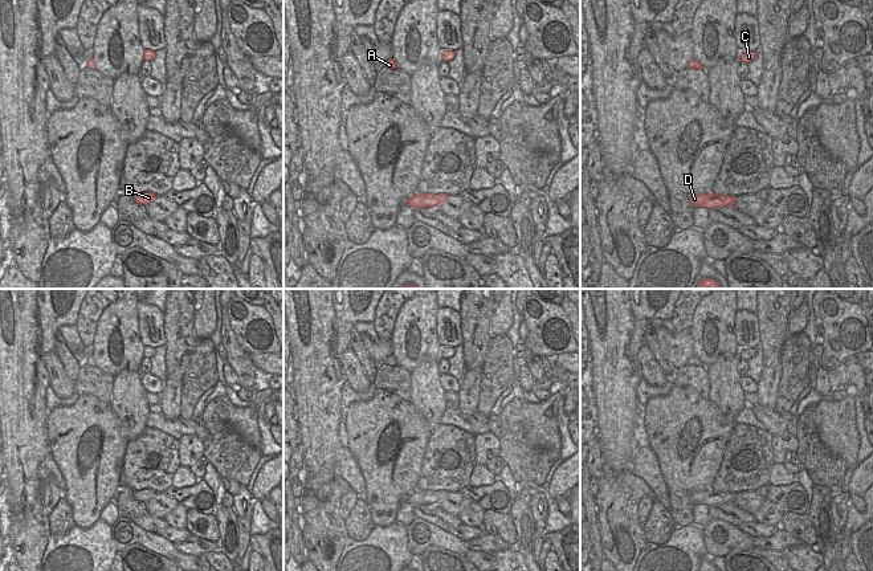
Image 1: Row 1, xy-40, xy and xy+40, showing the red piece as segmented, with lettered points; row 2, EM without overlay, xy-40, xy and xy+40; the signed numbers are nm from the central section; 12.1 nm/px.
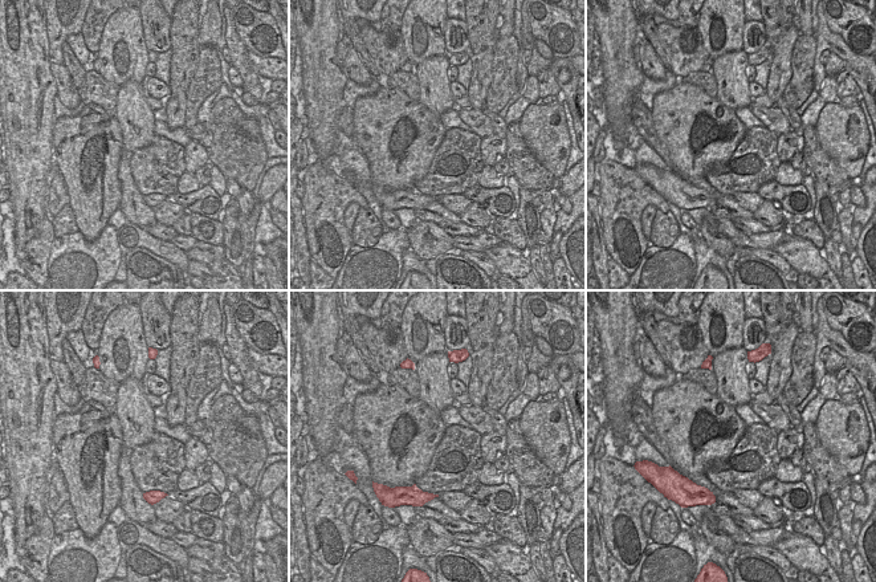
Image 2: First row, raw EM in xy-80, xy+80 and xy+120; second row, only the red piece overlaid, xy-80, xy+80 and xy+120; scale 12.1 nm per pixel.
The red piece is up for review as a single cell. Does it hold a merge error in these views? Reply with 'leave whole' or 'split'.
leave whole

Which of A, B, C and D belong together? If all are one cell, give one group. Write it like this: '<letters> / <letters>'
A B C D

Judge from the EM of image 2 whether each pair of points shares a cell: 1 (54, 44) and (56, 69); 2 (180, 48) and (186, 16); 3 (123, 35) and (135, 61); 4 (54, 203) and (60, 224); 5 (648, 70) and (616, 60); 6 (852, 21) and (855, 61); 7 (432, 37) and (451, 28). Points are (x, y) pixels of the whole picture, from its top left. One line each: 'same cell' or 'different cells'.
1: different cells
2: same cell
3: same cell
4: different cells
5: different cells
6: different cells
7: different cells

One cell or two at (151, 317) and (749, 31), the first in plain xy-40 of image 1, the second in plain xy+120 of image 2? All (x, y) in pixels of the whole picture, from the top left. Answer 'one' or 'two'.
one

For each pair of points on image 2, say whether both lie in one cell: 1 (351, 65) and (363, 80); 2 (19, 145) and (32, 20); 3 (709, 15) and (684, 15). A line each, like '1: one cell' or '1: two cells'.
1: one cell
2: one cell
3: two cells

